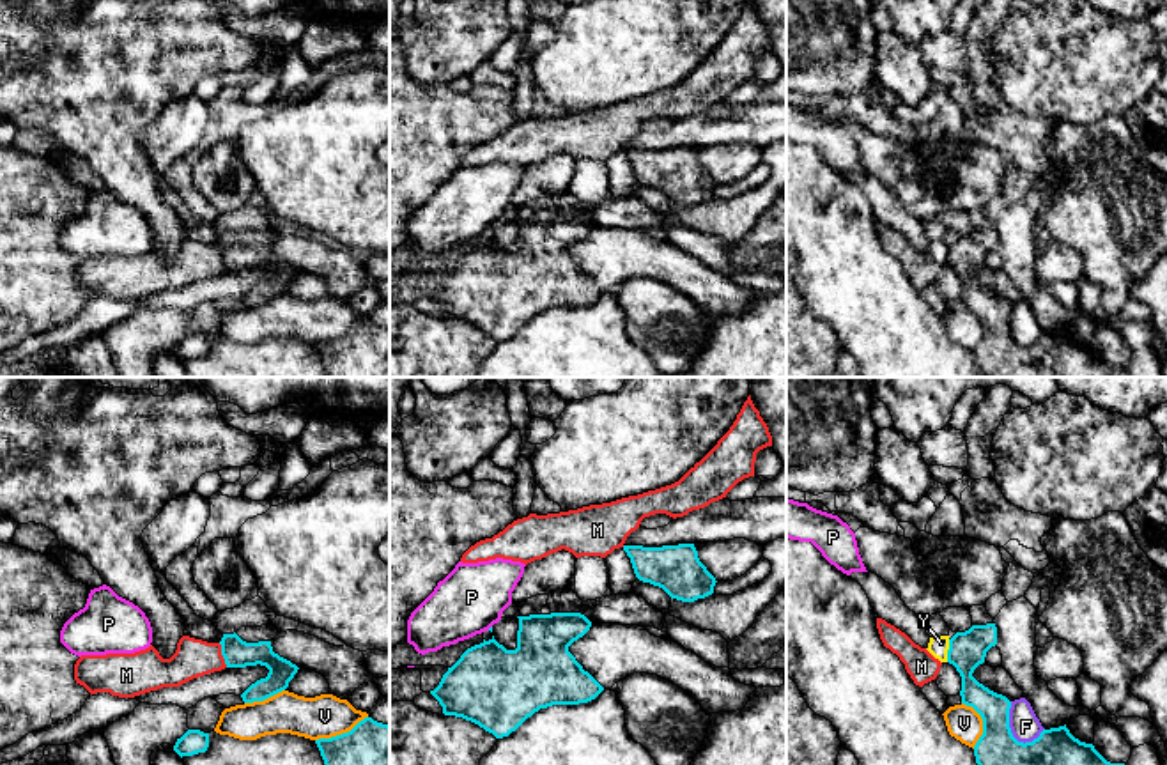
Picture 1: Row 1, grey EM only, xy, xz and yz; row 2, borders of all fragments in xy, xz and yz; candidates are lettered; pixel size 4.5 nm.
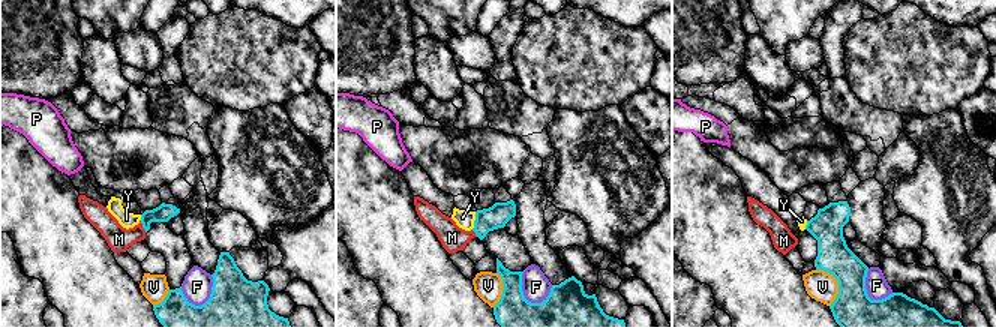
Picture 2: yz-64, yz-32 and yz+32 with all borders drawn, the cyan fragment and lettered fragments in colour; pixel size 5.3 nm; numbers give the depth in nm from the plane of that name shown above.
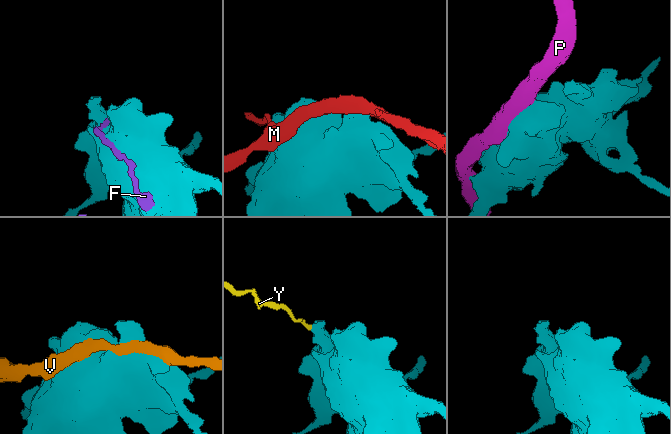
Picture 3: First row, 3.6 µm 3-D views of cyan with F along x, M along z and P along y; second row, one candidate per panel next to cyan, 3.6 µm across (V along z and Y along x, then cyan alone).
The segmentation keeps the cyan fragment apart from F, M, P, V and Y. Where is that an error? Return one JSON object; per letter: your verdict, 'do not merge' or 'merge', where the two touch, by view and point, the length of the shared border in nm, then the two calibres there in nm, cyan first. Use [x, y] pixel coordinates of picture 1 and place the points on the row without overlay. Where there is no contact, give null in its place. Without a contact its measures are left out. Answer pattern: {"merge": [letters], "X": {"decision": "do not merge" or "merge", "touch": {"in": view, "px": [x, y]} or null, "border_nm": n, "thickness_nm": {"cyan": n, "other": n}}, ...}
{"merge": [], "F": {"decision": "do not merge", "touch": {"in": "yz", "px": [1010, 332]}, "border_nm": 220, "thickness_nm": {"cyan": 300, "other": 140}}, "M": {"decision": "do not merge", "touch": {"in": "xy", "px": [222, 257]}, "border_nm": 120, "thickness_nm": {"cyan": 130, "other": 180}}, "P": {"decision": "do not merge", "touch": null}, "V": {"decision": "do not merge", "touch": {"in": "xy", "px": [342, 337]}, "border_nm": 260, "thickness_nm": {"cyan": 440, "other": 200}}, "Y": {"decision": "do not merge", "touch": {"in": "yz", "px": [948, 254]}, "border_nm": 110, "thickness_nm": {"cyan": 170, "other": 90}}}

